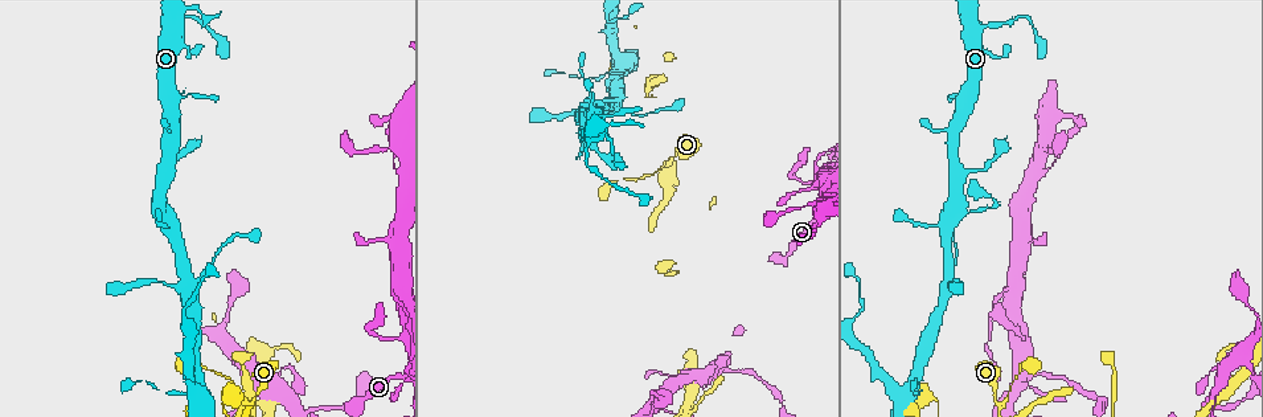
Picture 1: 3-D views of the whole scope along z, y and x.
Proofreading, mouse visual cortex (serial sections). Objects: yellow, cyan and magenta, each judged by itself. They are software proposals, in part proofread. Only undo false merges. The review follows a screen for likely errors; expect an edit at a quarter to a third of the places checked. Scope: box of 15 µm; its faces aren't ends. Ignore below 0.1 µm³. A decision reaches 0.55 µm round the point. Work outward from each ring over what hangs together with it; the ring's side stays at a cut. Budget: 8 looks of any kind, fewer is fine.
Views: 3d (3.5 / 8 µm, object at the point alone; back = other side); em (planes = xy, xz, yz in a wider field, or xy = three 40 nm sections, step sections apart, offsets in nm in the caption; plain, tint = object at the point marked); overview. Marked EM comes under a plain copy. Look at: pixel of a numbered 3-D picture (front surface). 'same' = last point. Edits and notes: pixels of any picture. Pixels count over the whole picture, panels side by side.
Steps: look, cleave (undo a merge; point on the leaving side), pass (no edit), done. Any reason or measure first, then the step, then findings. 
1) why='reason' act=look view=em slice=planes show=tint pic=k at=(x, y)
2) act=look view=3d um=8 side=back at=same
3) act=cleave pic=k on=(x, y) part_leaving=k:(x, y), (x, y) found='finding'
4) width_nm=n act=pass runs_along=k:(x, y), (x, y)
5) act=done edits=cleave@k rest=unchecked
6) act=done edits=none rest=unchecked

act=look view=em slice=xy step=5 show=tint pic=1 at=(185, 285)

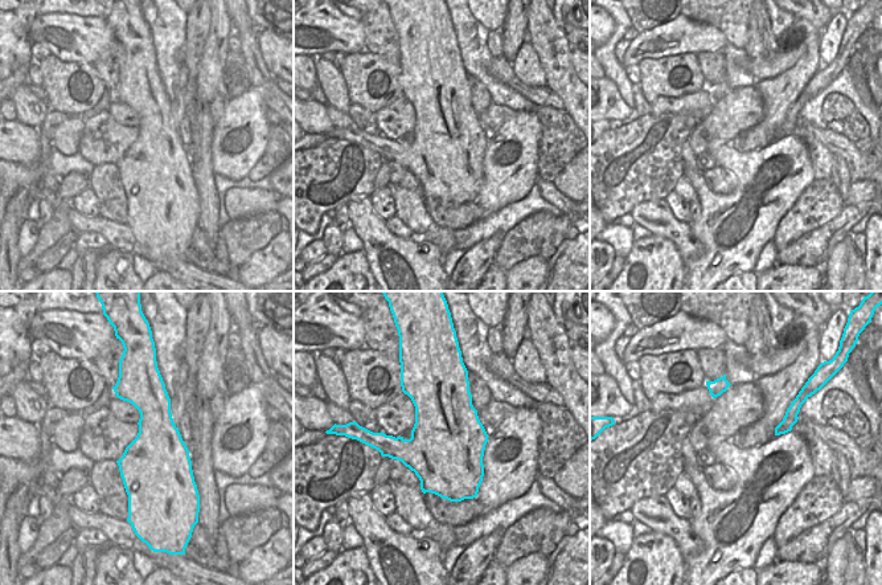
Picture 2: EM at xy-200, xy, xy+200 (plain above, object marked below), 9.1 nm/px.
why='wider look' act=look view=3d um=3.5 at=same

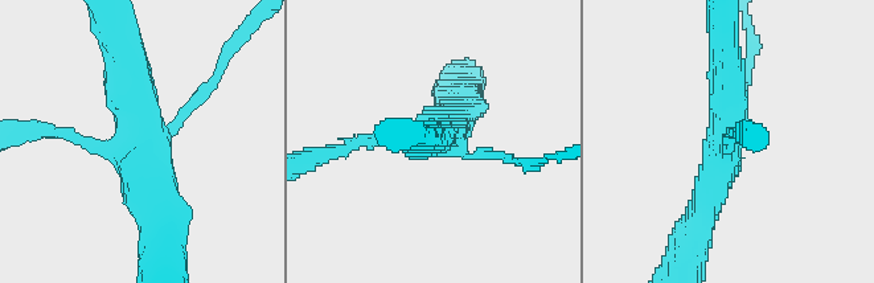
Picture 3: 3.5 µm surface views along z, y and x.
act=pass runs_along=3:(122, 48), (159, 214) found='all the same cell'

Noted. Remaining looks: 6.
why='sharp bend' act=look view=3d um=3.5 pic=1 at=(193, 392)

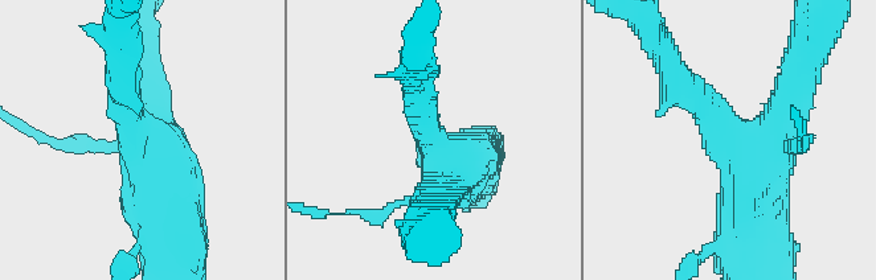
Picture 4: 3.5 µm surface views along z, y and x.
why='now the EM' act=look view=em slice=xy step=2 show=tint pic=4 at=(729, 136)

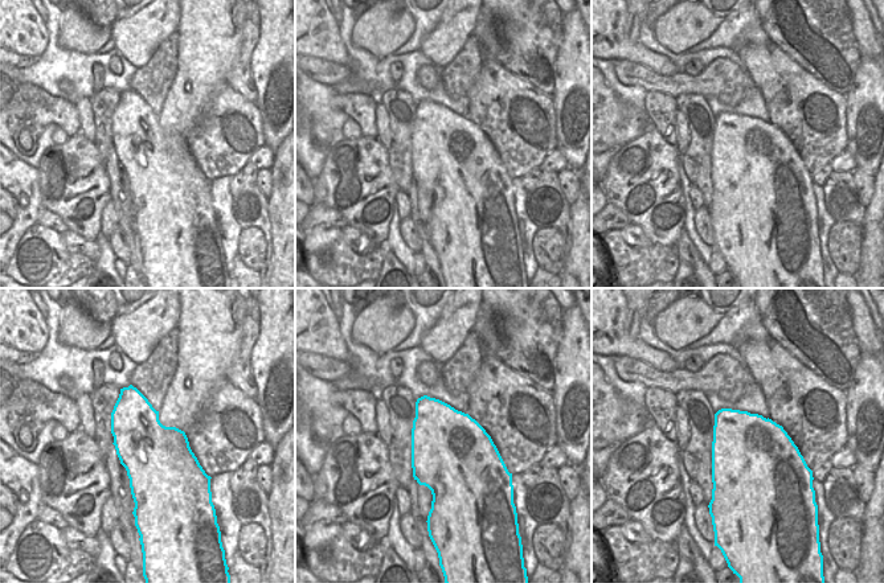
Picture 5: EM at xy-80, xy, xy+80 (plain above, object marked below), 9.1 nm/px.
act=pass runs_along=4:(428, 208), (447, 160), (420, 102) found='one cell here'

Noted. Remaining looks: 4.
why='two arms in line, one across' act=look view=3d um=3.5 pic=1 at=(1013, 288)

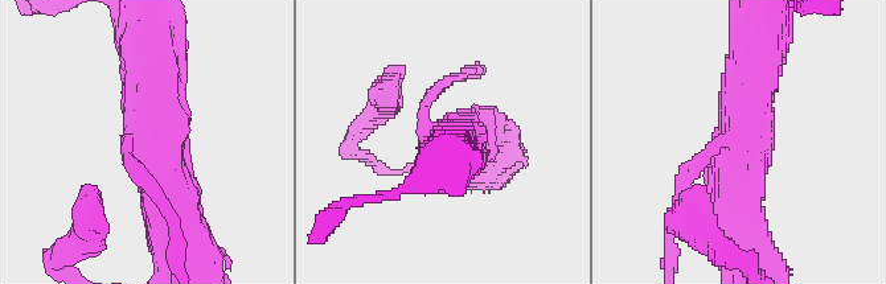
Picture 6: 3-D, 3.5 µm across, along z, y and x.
act=look view=em slice=xy step=5 show=tint pic=6 at=(134, 143)

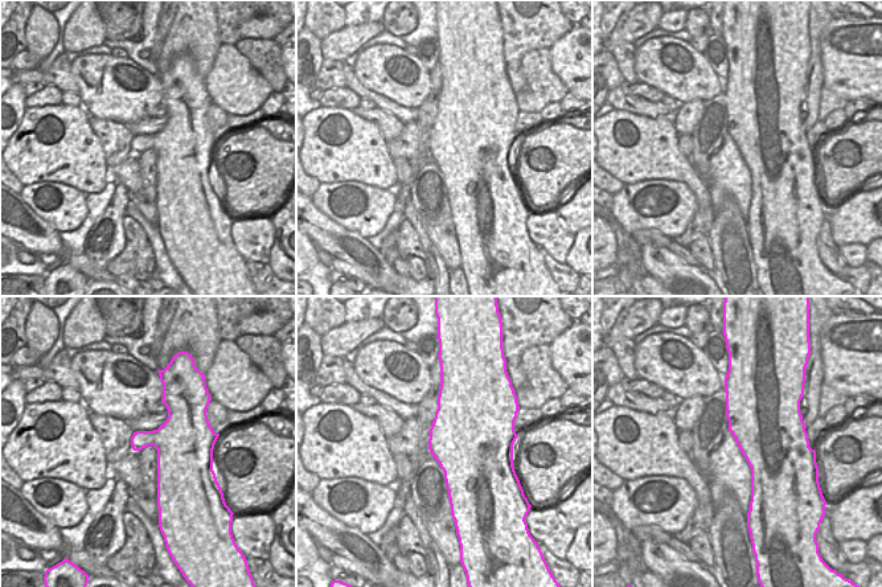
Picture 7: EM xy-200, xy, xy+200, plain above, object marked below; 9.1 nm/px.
arm_widths_nm=200,600,600 act=pass found='one cell here'

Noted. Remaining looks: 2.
why='sharp bend' act=look view=3d um=8 side=back pic=1 at=(996, 403)

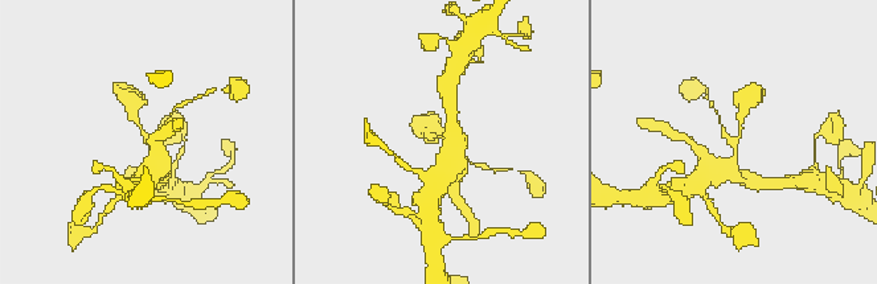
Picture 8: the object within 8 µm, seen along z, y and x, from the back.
arms=3 arm_widths_nm=100,250,250 why='need the tissue' act=look view=em slice=xy step=3 show=tint pic=8 at=(441, 136)

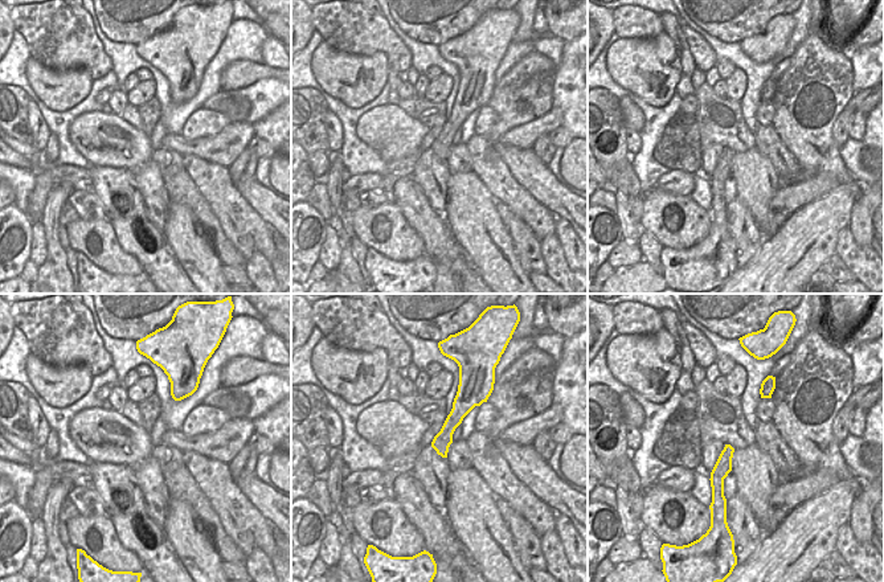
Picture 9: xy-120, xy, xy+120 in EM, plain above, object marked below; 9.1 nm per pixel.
act=pass runs_along=8:(742, 108), (734, 156), (716, 161) found='one cell here'

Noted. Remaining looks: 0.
act=done edits=none rest=unchecked

